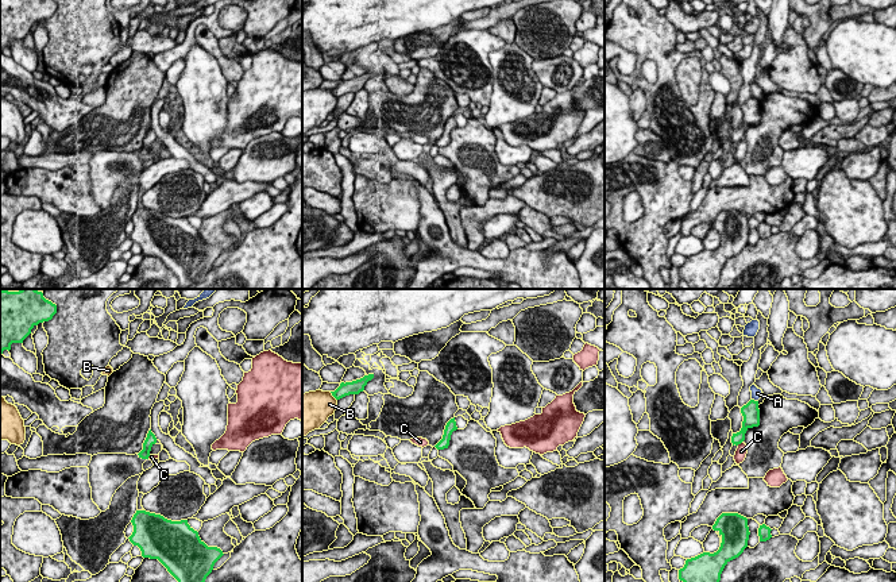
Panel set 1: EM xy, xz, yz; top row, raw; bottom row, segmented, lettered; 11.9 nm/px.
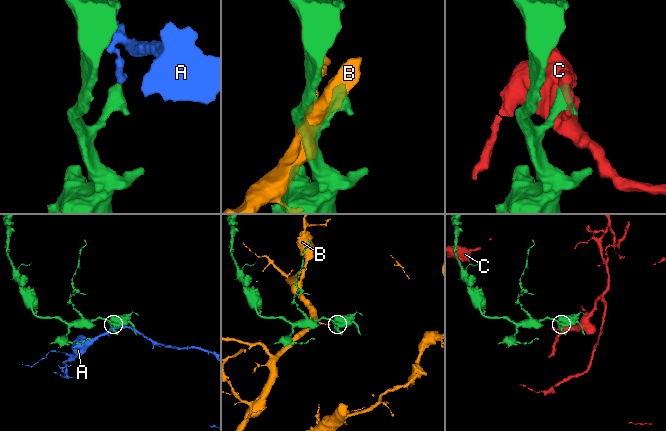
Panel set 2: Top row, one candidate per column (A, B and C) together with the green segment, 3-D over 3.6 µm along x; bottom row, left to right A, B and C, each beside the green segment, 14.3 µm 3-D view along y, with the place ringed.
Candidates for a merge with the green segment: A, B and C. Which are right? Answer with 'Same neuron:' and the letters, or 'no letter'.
Same neuron: no letter

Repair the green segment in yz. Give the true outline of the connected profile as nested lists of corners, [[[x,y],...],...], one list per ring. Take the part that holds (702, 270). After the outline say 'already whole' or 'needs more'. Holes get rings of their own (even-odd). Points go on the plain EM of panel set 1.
[[[722,211],[712,227],[722,234],[719,247],[687,257],[684,265],[679,267],[679,277],[690,289],[715,289],[725,263],[748,244],[750,230],[746,215],[738,211]]]; already whole

